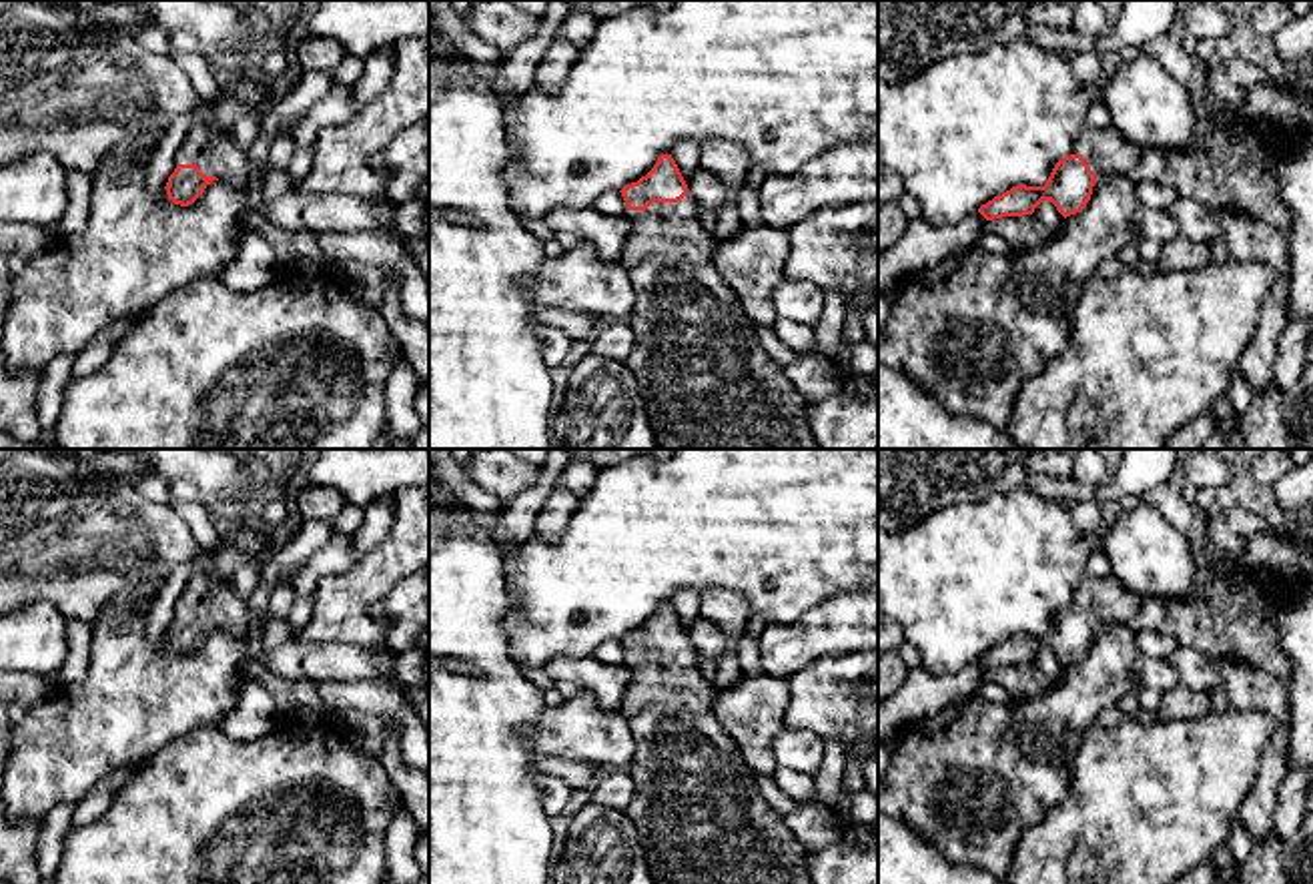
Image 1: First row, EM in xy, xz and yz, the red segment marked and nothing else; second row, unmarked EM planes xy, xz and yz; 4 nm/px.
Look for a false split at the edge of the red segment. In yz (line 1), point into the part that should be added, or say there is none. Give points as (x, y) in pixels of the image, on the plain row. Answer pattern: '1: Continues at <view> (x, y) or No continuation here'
1: Continues at yz (1229, 616)

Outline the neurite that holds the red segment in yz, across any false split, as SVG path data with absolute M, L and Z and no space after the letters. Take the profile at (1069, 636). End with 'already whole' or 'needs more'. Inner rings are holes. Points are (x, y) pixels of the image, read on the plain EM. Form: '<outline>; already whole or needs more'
M1229 509L1209 515L1207 521L1207 563L1209 577L1181 601L1157 601L1135 595L1123 587L1113 575L1084 577L1080 583L1080 601L1058 609L1044 635L1018 633L994 645L978 657L986 668L1024 666L1032 664L1042 649L1050 649L1056 659L1066 668L1080 661L1090 649L1095 629L1103 623L1121 623L1139 631L1159 631L1177 641L1205 653L1211 661L1235 659L1253 666L1281 684L1289 680L1293 659L1279 643L1277 627L1271 615L1279 603L1287 599L1285 583L1265 587L1261 579L1249 571L1241 561L1245 539L1255 533L1269 531L1263 515L1253 515L1243 509Z; needs more

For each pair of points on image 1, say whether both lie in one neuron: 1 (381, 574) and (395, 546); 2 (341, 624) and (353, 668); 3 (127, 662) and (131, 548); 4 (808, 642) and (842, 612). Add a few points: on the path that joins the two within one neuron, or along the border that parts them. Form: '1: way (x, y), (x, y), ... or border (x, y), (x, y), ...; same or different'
1: way (381, 568), (395, 552); same
2: border (299, 642), (353, 642), (365, 646); different
3: border (163, 580), (131, 582), (97, 620); different
4: way (818, 634), (838, 622); same

